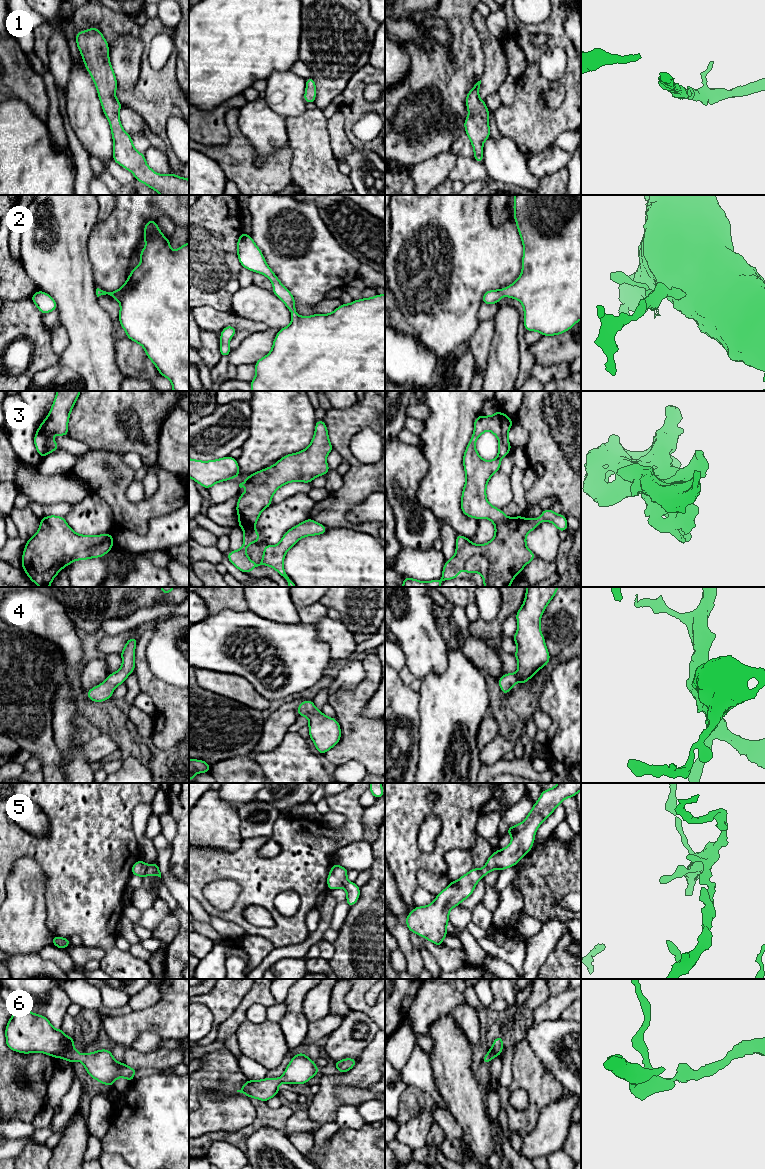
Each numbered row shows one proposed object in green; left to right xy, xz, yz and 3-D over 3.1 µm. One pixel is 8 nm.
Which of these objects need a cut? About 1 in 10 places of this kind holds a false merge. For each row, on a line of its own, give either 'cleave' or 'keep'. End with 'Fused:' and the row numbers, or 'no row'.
1: keep
2: keep
3: keep
4: keep
5: keep
6: keep
Fused: no row

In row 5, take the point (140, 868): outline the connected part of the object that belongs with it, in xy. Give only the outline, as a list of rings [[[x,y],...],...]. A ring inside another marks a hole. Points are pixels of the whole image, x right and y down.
[[[139,860],[132,865],[131,868],[132,875],[136,875],[139,877],[146,877],[149,875],[158,876],[161,878],[161,872],[159,870],[158,863],[147,865],[144,861]]]

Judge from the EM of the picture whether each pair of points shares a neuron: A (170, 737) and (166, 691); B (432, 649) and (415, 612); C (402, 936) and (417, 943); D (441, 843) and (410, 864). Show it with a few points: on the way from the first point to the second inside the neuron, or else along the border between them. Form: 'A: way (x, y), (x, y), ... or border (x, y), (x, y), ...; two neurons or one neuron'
A: way (170, 726), (170, 702); one neuron
B: way (423, 640), (415, 627), (415, 621); one neuron
C: border (409, 932), (411, 945), (419, 951); two neurons
D: way (437, 852), (428, 861), (419, 861); one neuron

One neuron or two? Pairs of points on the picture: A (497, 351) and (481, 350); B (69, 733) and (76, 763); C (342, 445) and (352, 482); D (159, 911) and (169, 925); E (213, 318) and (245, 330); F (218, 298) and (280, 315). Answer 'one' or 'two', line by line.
A: two
B: one
C: one
D: two
E: one
F: two

